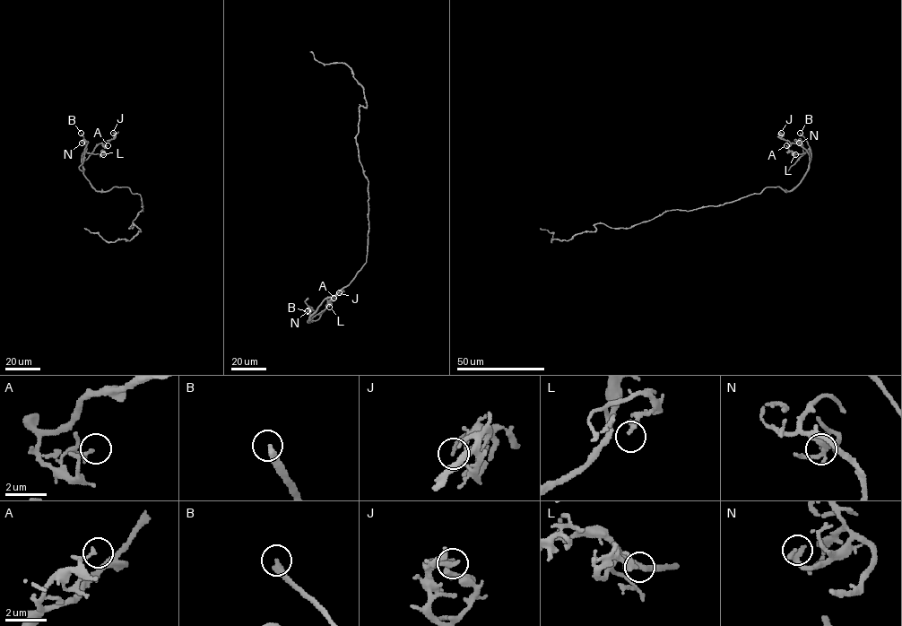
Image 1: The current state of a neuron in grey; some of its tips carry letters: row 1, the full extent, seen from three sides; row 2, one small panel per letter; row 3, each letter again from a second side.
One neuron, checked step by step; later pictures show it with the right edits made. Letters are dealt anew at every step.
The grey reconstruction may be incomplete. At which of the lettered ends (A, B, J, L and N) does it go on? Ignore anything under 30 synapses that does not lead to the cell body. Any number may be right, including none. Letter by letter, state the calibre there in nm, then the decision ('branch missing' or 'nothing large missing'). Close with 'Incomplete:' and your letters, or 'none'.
A: 100 nm thick; nothing large missing
B: 300 nm thick; branch missing
J: 150 nm thick; nothing large missing
L: 240 nm thick; nothing large missing
N: 130 nm thick; nothing large missing
Incomplete: B

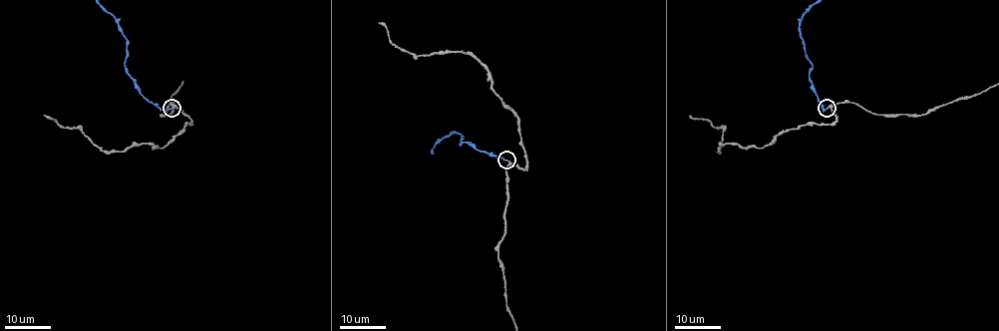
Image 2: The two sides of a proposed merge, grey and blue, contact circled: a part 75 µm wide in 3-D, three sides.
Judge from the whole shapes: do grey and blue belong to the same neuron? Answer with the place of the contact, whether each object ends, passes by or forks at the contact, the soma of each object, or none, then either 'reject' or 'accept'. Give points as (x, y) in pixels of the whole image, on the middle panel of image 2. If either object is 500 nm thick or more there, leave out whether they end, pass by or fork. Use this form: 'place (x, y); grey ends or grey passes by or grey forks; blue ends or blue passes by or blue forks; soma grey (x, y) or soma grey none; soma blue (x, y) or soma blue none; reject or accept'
place (506, 160); grey ends; blue ends; soma grey none; soma blue none; accept

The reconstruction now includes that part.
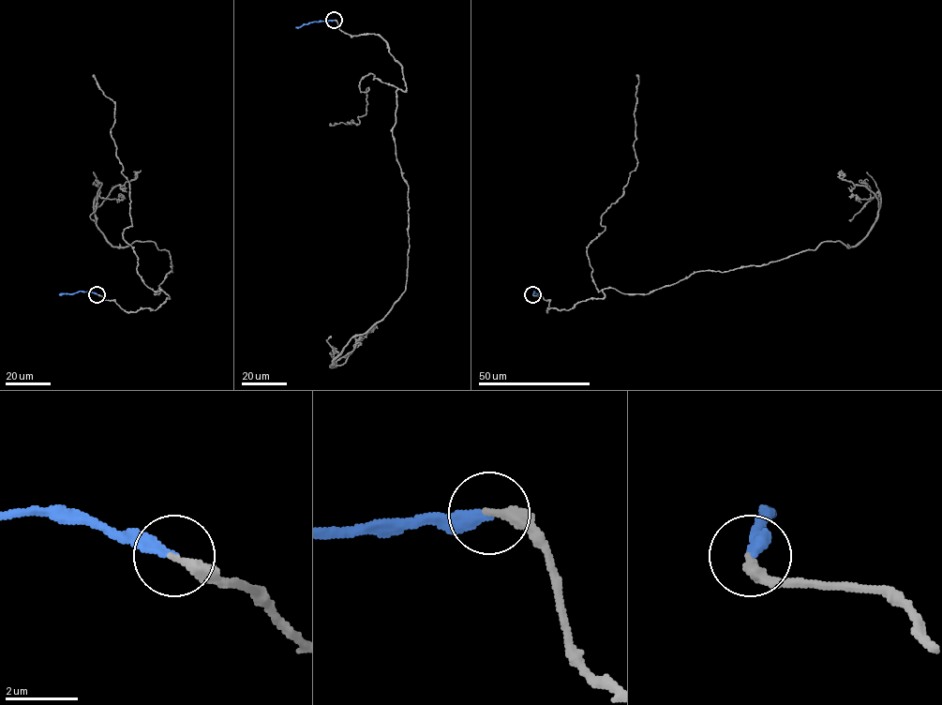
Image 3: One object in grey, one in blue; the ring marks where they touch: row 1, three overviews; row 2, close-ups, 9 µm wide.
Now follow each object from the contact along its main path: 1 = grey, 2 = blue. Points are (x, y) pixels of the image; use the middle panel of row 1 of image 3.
1: (334, 20), (379, 35), (406, 90), (392, 129), (408, 186), (404, 292), (331, 366), (370, 329)
2: (334, 20), (295, 27)

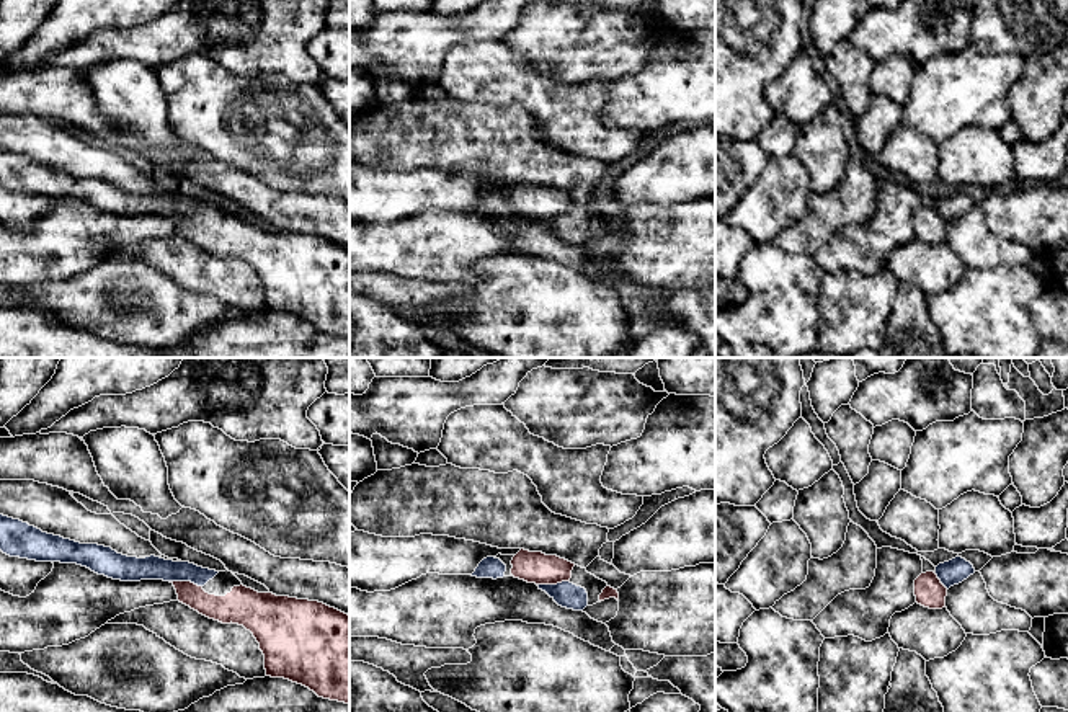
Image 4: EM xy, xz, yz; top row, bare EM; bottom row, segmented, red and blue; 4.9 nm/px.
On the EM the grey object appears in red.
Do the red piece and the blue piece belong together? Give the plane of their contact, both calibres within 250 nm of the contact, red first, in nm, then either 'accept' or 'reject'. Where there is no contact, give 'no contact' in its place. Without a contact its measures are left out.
contact in xy; calibres 140 and 120 nm; accept

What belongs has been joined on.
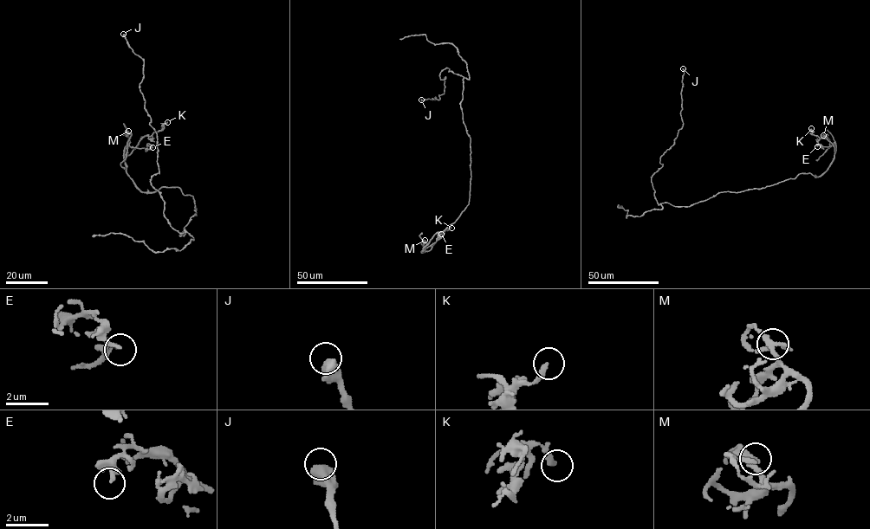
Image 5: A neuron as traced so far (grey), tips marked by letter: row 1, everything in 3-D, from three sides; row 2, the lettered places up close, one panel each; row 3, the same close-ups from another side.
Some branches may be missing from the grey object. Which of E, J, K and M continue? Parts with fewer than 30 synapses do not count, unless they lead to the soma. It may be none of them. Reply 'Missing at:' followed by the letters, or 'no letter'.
Missing at: no letter

